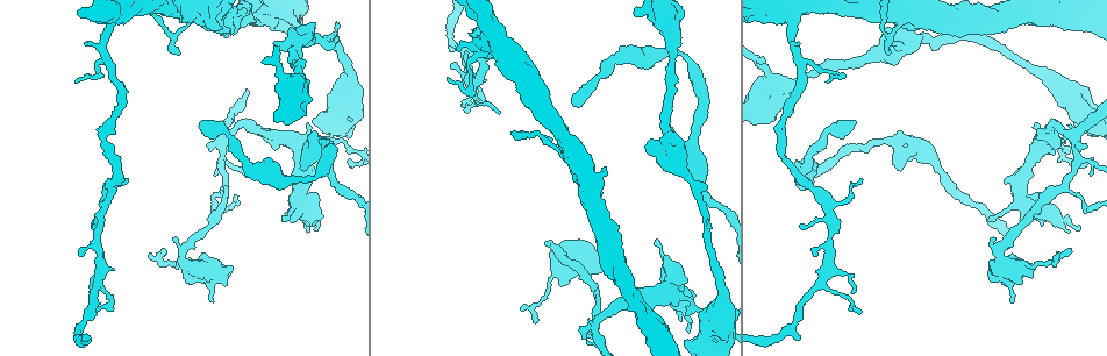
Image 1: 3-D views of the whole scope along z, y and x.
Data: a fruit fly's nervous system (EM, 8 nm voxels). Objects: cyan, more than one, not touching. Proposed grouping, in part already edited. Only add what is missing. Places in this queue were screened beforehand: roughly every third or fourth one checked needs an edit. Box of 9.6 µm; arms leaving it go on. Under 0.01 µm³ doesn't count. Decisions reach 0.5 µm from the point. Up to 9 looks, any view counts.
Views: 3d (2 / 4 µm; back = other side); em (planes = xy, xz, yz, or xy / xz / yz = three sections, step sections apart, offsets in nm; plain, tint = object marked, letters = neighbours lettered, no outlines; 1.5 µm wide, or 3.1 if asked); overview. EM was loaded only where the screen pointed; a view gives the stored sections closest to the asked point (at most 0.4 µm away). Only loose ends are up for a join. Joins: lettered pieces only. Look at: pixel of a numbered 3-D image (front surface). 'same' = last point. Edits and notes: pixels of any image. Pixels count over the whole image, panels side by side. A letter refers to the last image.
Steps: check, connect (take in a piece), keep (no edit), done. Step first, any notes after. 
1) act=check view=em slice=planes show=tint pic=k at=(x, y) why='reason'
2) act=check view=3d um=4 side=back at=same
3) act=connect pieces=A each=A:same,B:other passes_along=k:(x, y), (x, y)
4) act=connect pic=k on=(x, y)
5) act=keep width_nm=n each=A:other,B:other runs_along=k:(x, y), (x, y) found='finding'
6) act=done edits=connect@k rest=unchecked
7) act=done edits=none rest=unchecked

act=check view=3d um=4 side=back pic=1 at=(689, 333) why='an open end'

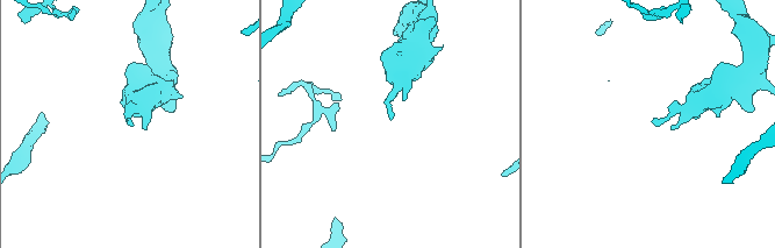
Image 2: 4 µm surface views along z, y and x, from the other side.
act=check view=em slice=planes show=letters pic=2 at=(128, 125)

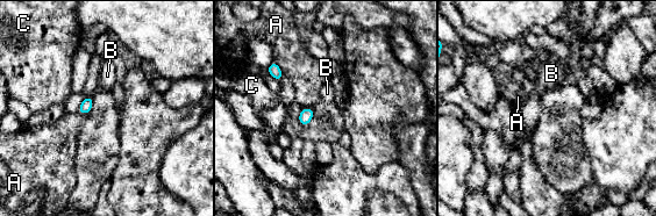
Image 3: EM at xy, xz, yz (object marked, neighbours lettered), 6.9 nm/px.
act=keep each=A:other,B:other,C:other border=3:(273, 60), (283, 73) found='no lettered piece goes on from it'

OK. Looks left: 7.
act=check view=em slice=xy step=4 show=tint pic=1 at=(657, 238)

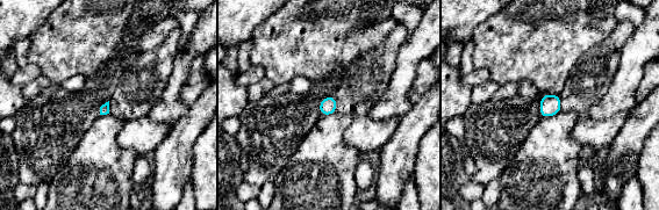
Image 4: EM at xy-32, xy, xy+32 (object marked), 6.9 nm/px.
act=check view=em slice=planes show=letters at=same why='another direction'

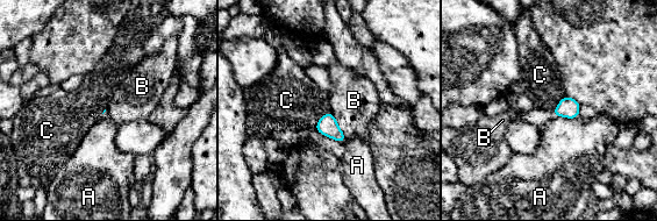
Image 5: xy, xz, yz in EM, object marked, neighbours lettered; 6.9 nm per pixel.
act=keep each=A:other,B:other,C:other border=5:(329, 111), (314, 127) found='no lettered piece goes on from it'

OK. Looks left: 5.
act=check view=3d um=4 pic=1 at=(898, 170) why='branch stops here'

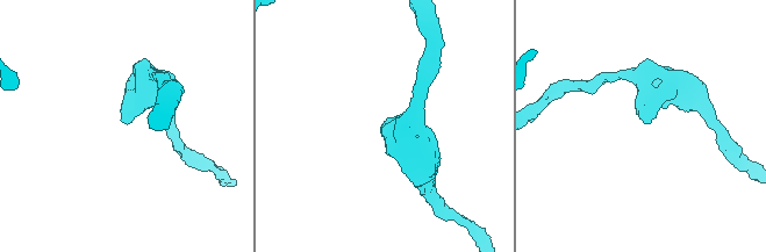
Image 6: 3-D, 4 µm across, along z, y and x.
act=check view=em slice=planes show=plain pic=6 at=(384, 127) why='now the EM'

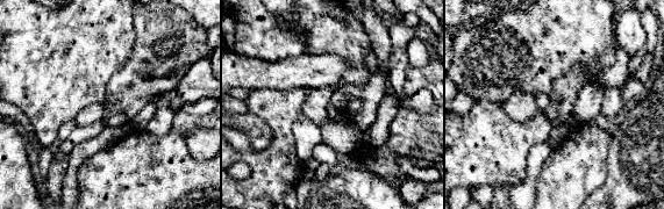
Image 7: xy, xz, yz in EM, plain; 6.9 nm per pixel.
act=check view=em slice=planes show=letters at=same why='what lies round it'

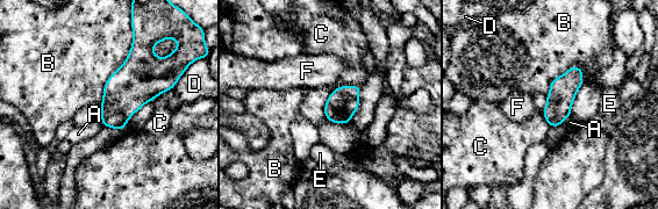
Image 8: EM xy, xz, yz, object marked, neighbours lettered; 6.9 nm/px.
act=keep each=A:other,B:other,C:other,D:other,E:other,F:other border=8:(131, 27), (100, 102) found='none of them fits'

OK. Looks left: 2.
act=check view=em slice=planes show=letters pic=1 at=(214, 25) why='stops while still wide'

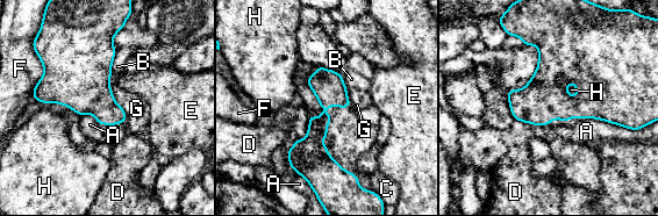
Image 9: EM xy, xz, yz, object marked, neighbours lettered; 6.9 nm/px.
act=keep each=A:other,B:other,C:other,D:other,E:other,F:other,G:other,H:other runs_along=9:(319, 70), (323, 173) found='no lettered piece goes on from it'

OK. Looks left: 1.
act=done edits=none rest=unchecked

